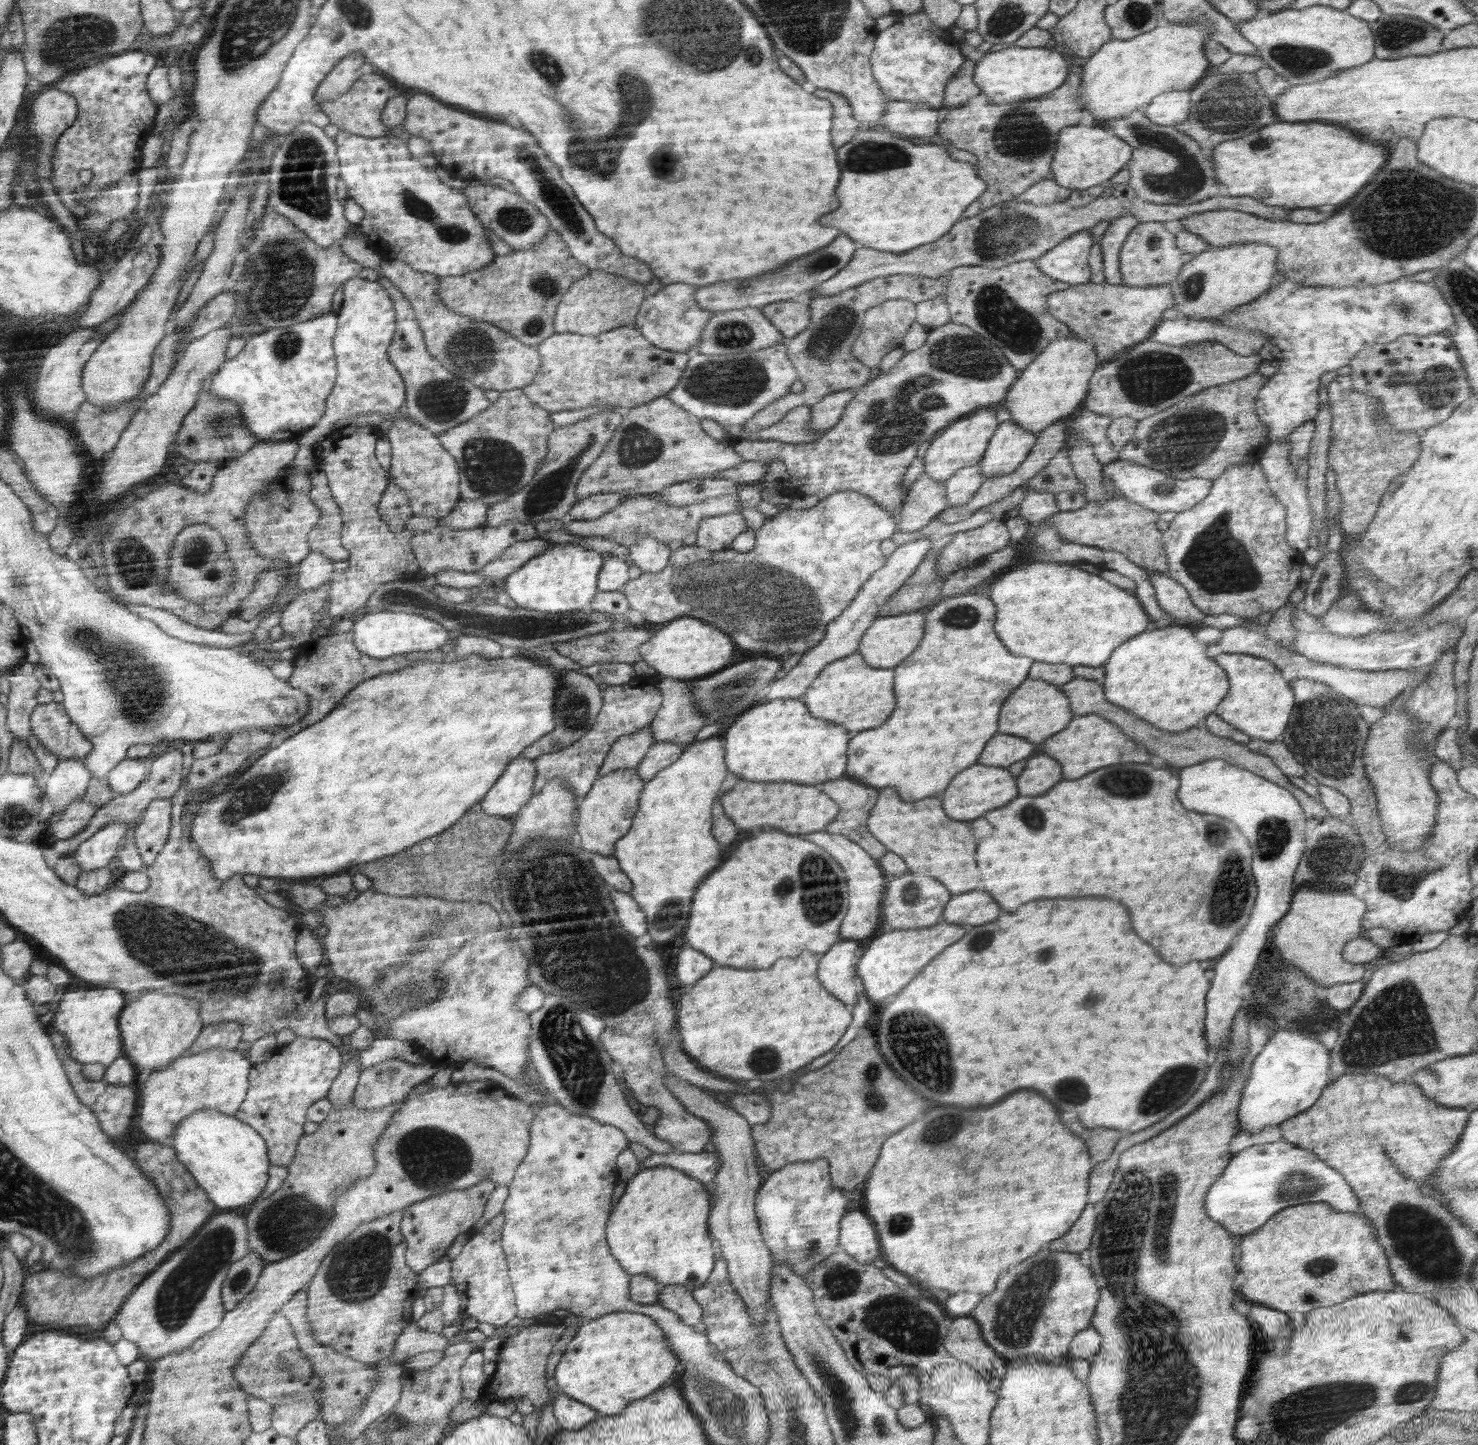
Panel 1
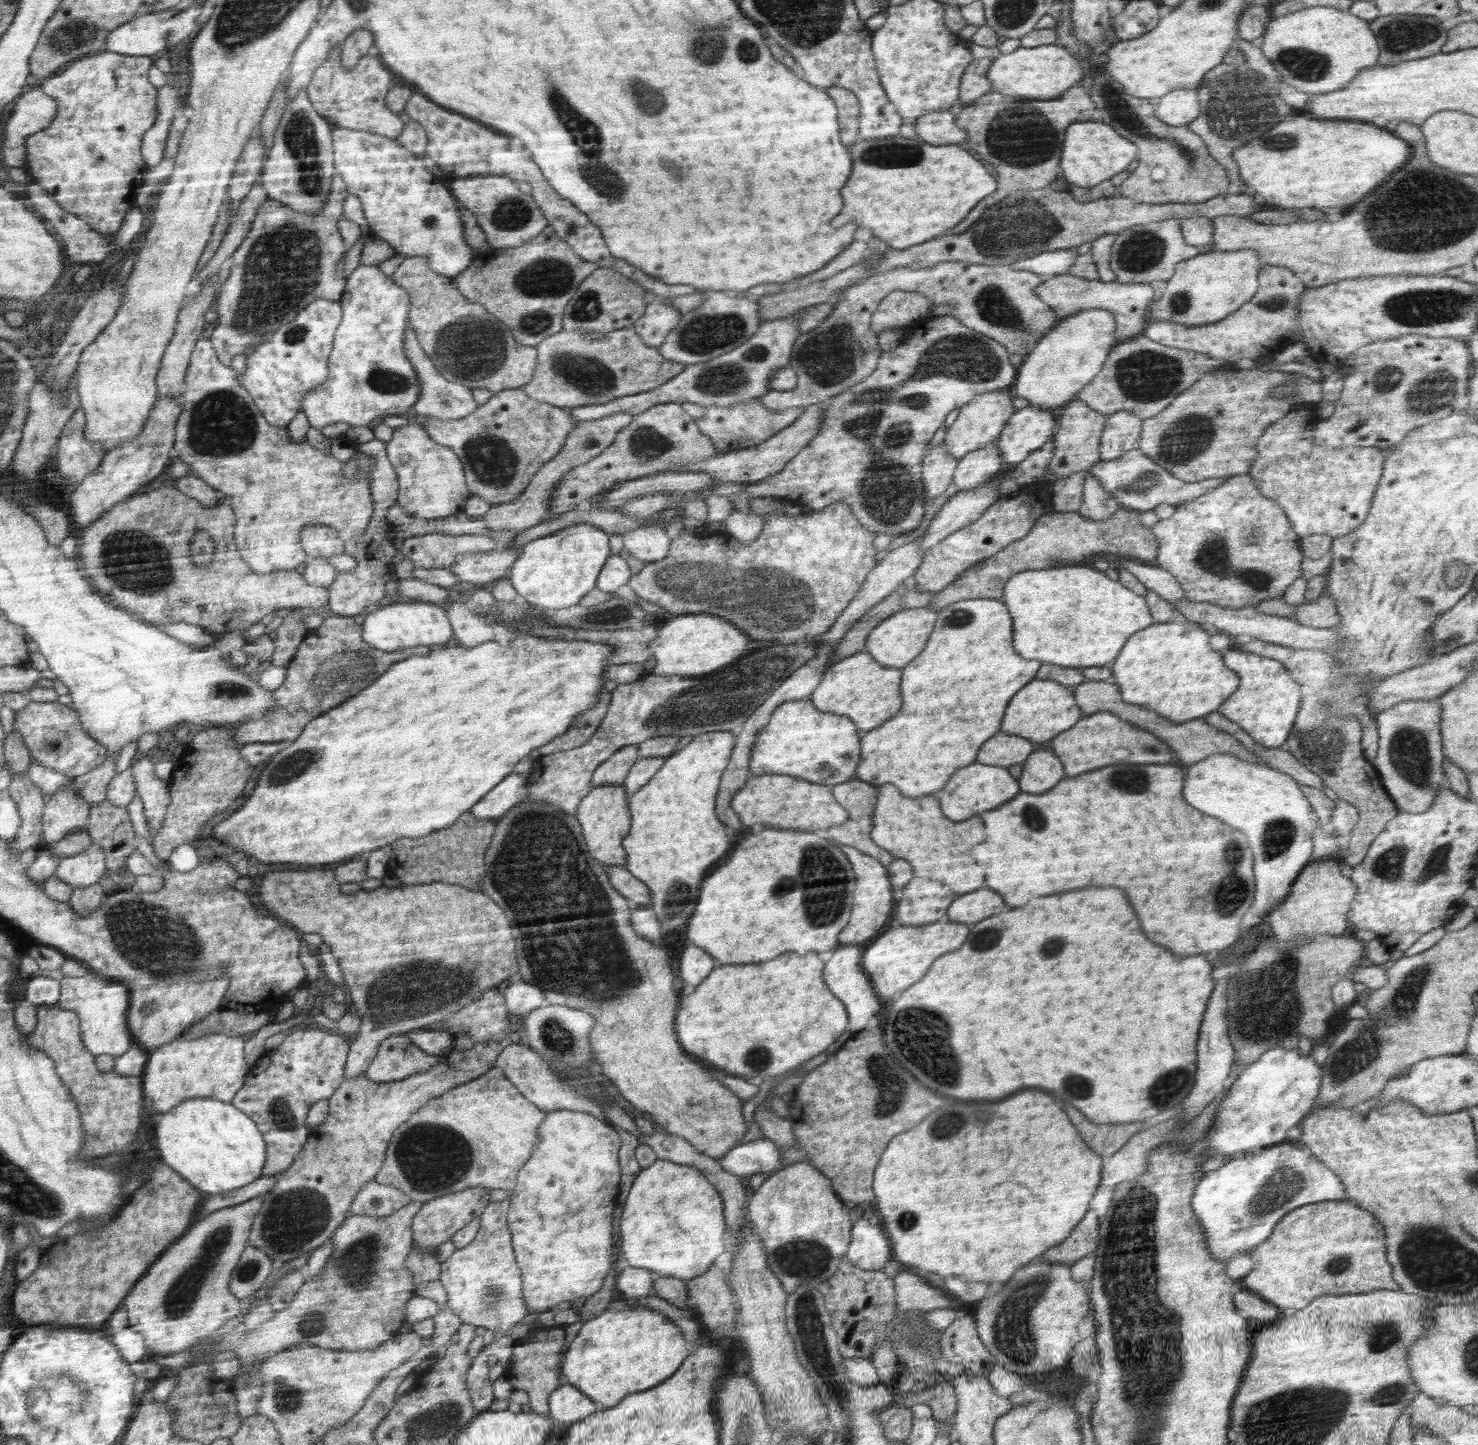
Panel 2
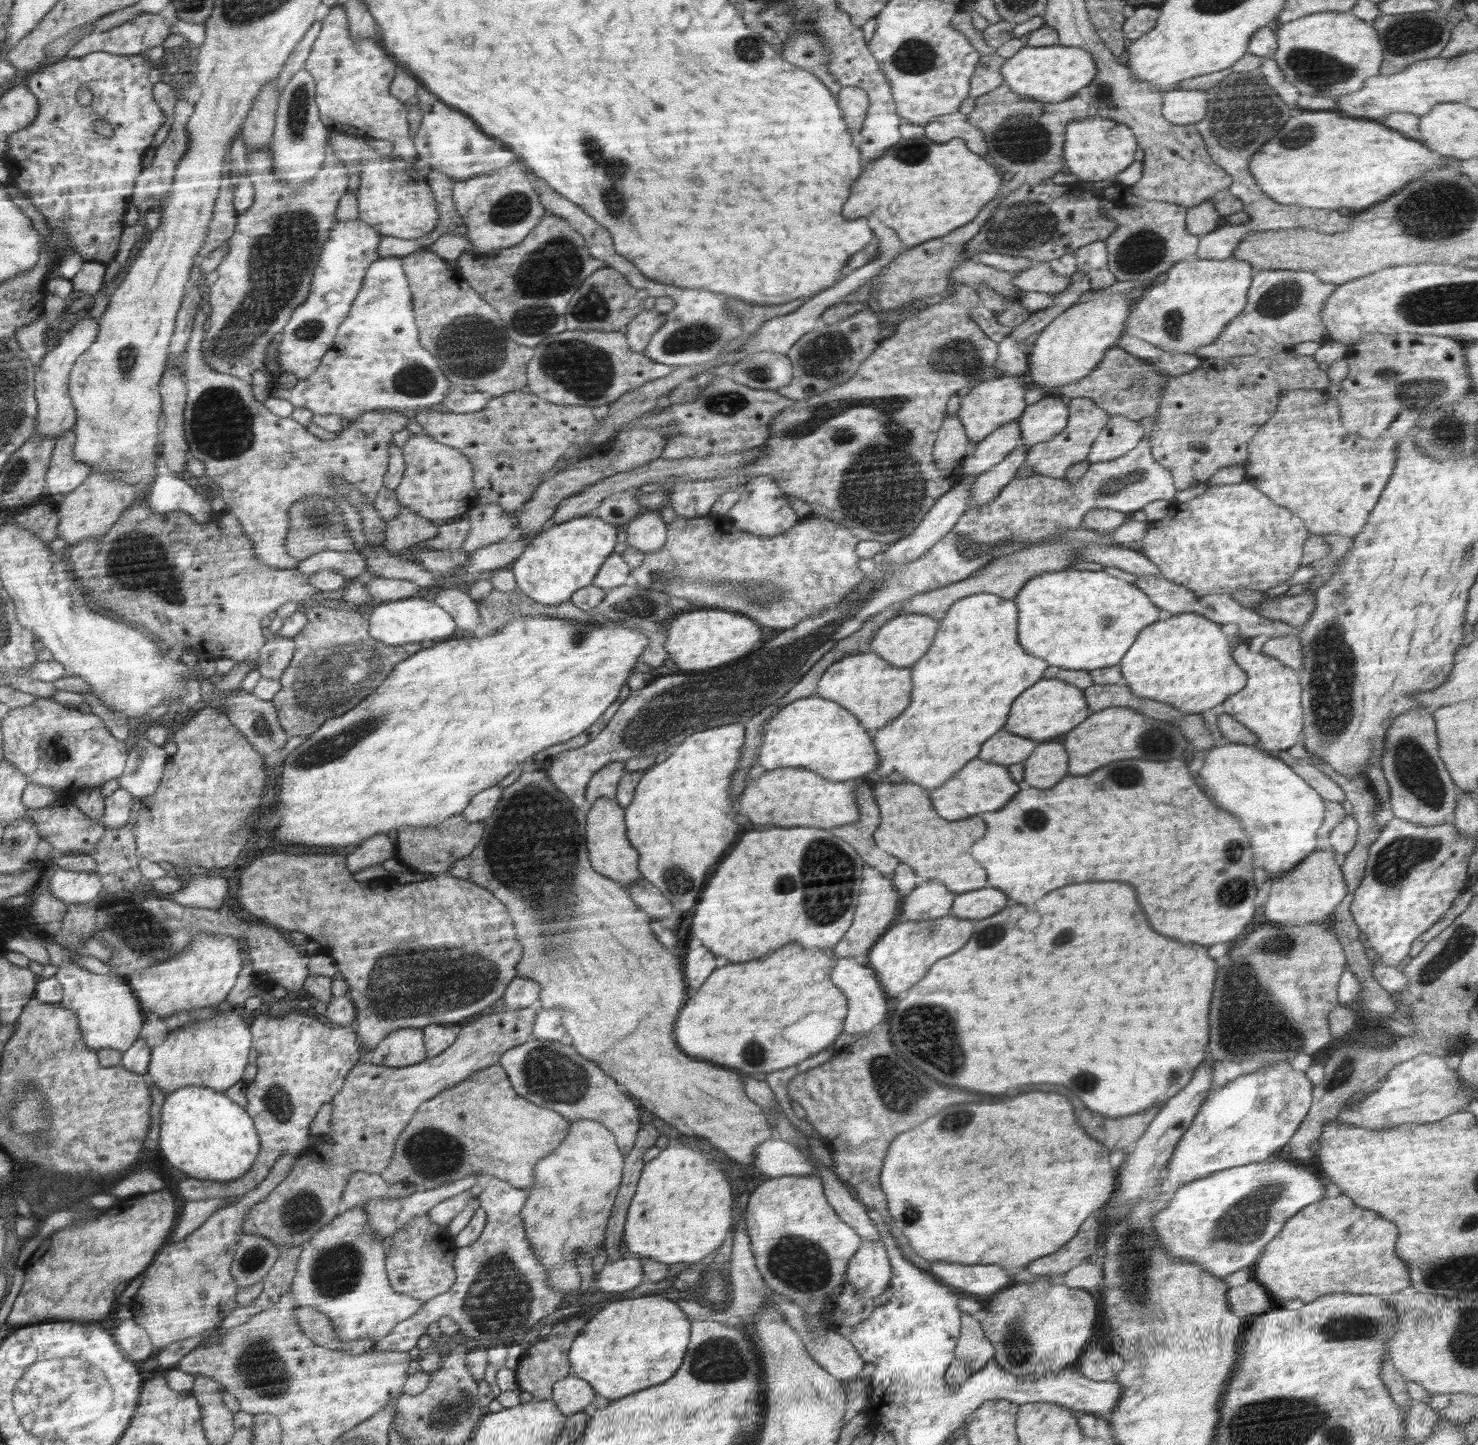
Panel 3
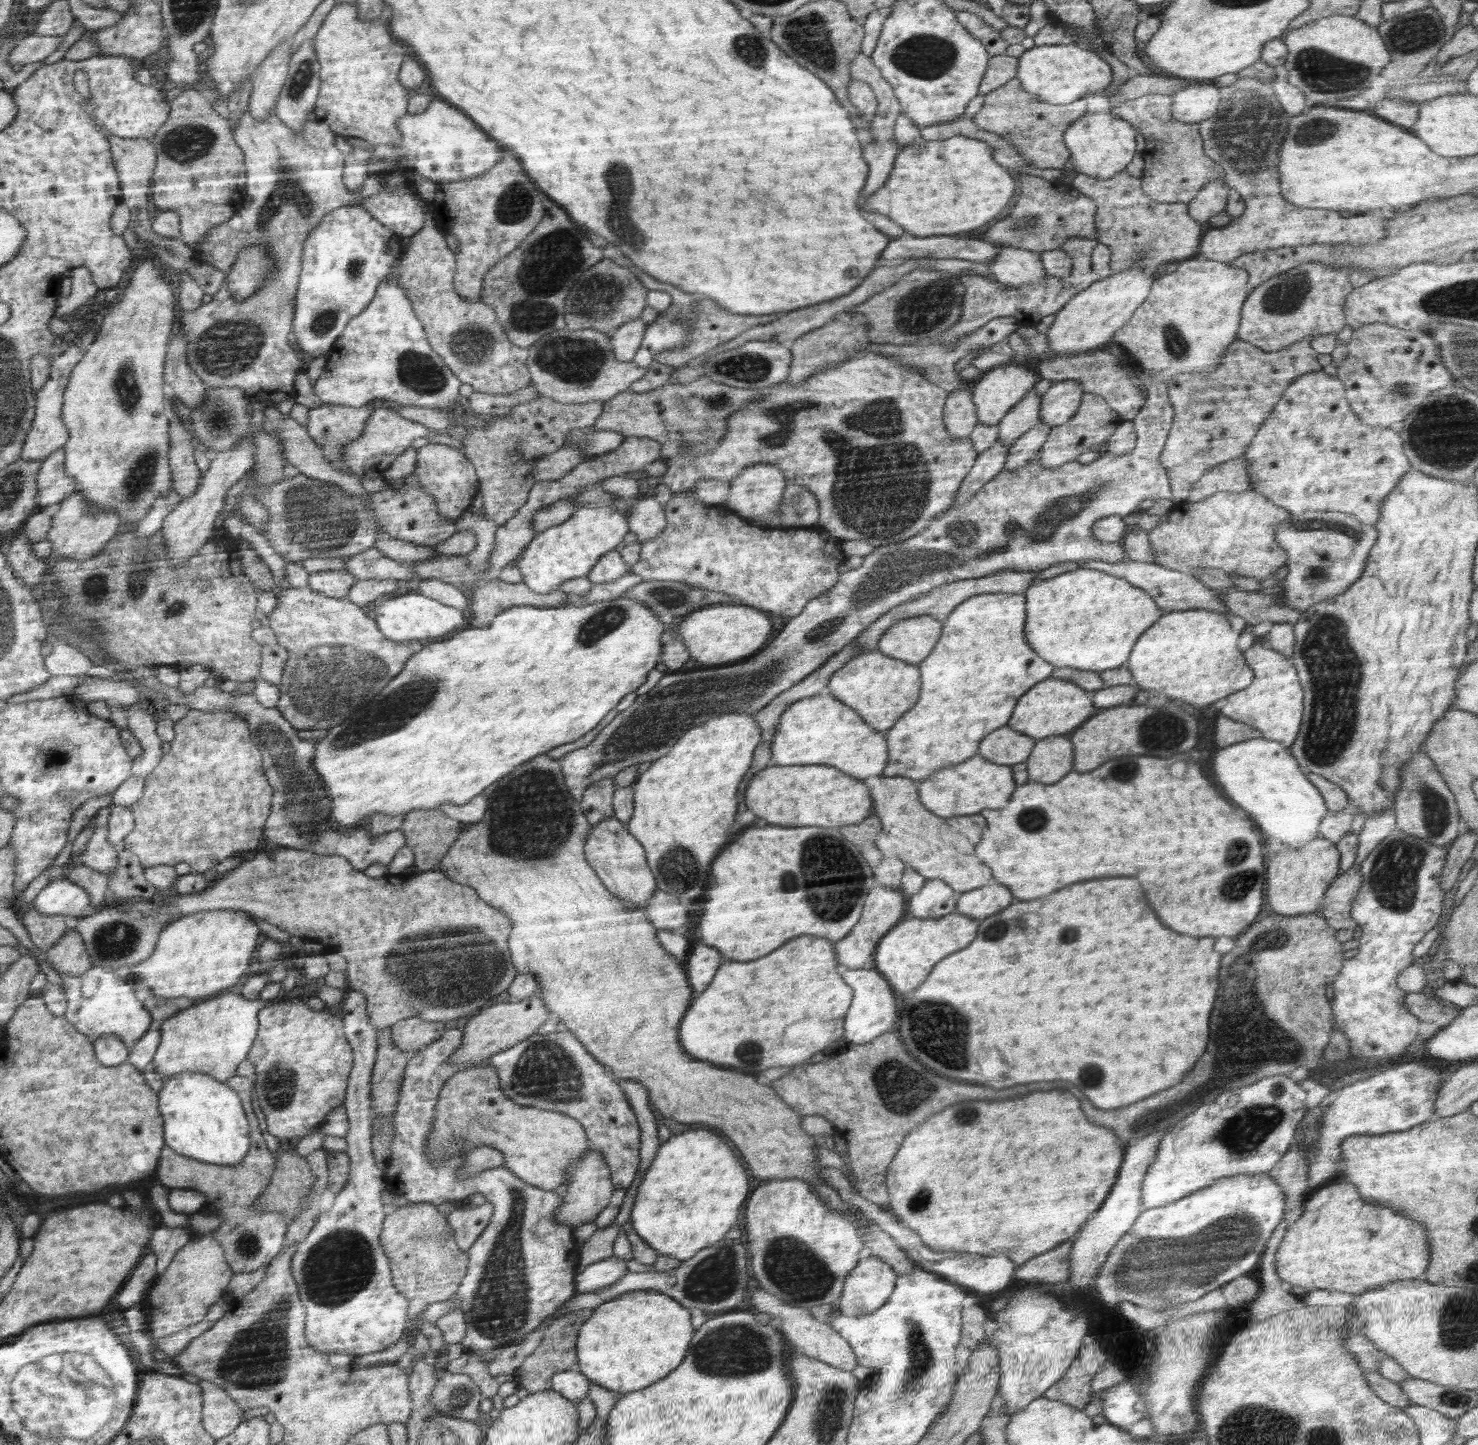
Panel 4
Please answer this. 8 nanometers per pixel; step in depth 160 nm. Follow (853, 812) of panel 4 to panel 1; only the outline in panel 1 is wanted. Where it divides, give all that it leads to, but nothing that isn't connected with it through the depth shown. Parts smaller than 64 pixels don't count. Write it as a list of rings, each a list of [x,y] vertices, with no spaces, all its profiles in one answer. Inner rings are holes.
[[[784,780],[772,782],[737,782],[736,786],[722,796],[724,814],[740,828],[752,830],[754,826],[770,826],[788,834],[810,834],[826,830],[840,810],[835,799],[824,794],[817,785],[806,785]]]

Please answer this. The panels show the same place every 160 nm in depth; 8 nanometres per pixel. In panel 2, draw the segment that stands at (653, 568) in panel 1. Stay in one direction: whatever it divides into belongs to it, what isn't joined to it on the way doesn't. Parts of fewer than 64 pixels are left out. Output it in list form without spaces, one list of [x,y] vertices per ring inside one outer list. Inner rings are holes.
[[[652,523],[642,528],[635,528],[622,534],[624,546],[631,556],[645,563],[656,562],[666,558],[670,540],[666,532]]]

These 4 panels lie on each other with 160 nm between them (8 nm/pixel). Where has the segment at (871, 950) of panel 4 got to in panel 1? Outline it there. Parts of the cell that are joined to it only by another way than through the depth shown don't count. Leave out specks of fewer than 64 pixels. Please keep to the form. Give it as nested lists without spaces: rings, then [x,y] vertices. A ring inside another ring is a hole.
[[[824,830],[808,834],[804,838],[808,838],[810,842],[815,842],[818,846],[823,847],[828,854],[831,854],[847,876],[849,907],[839,928],[841,939],[858,941],[858,938],[870,936],[876,928],[876,922],[880,920],[878,916],[881,915],[881,900],[888,881],[878,861],[871,857],[861,846],[841,834],[832,834]]]

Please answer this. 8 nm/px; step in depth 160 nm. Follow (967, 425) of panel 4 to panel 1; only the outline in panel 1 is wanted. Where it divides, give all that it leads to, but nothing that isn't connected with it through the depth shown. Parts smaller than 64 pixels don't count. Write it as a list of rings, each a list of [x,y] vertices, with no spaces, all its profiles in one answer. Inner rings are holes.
[[[925,472],[914,482],[903,500],[899,515],[901,532],[916,532],[947,508],[944,482],[934,482]]]

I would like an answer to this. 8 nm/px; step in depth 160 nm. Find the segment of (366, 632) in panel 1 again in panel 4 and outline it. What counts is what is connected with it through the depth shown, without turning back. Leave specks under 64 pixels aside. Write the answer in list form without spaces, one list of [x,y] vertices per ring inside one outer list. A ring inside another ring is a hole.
[[[407,588],[402,595],[387,598],[377,608],[375,622],[383,632],[384,638],[394,642],[404,642],[404,640],[424,640],[424,638],[438,638],[438,636],[450,634],[462,624],[462,620],[464,620],[464,614],[460,609],[446,606],[436,599],[427,598],[426,595]]]

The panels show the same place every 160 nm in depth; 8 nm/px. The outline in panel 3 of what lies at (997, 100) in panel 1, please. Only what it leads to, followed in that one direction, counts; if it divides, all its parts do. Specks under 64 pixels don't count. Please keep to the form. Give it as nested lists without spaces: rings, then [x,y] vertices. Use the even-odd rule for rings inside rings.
[[[1024,46],[1000,67],[1004,84],[1017,96],[1039,101],[1062,102],[1076,96],[1080,88],[1090,84],[1096,76],[1097,66],[1089,52],[1076,46]]]

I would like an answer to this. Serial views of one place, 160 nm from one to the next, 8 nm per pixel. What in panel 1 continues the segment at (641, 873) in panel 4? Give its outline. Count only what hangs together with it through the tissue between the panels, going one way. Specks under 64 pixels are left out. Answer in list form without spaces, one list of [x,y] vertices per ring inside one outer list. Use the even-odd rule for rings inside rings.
[[[631,768],[615,770],[600,776],[578,804],[580,817],[576,823],[576,832],[580,847],[592,854],[613,856],[616,842],[626,836],[634,824],[645,783],[637,770]]]

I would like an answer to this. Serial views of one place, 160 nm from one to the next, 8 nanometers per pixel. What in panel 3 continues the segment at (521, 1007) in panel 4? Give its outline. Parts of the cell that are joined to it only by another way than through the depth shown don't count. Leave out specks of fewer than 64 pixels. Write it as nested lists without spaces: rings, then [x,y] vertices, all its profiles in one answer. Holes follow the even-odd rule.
[[[530,1006],[504,1012],[485,1011],[483,1014],[473,1017],[472,1021],[461,1025],[459,1038],[438,1057],[425,1059],[424,1062],[406,1067],[378,1066],[370,1061],[358,1060],[351,1073],[348,1074],[343,1089],[330,1103],[334,1110],[332,1110],[332,1118],[330,1118],[329,1131],[320,1135],[322,1142],[318,1142],[316,1146],[309,1146],[307,1150],[310,1156],[298,1156],[285,1180],[280,1182],[279,1186],[262,1202],[255,1204],[252,1209],[248,1209],[246,1219],[244,1219],[244,1232],[265,1236],[274,1242],[274,1245],[281,1251],[289,1246],[299,1244],[303,1246],[310,1242],[311,1238],[316,1237],[317,1232],[321,1232],[325,1226],[328,1226],[328,1223],[332,1223],[332,1219],[336,1218],[339,1213],[339,1205],[344,1197],[345,1186],[348,1185],[353,1172],[361,1170],[380,1175],[383,1170],[386,1170],[387,1166],[391,1164],[392,1157],[395,1156],[395,1145],[400,1134],[410,1124],[419,1107],[424,1102],[431,1101],[431,1098],[441,1094],[444,1090],[457,1086],[462,1080],[472,1077],[479,1070],[498,1064],[499,1058],[506,1050],[524,1044],[531,1036],[537,1016],[536,1010]]]

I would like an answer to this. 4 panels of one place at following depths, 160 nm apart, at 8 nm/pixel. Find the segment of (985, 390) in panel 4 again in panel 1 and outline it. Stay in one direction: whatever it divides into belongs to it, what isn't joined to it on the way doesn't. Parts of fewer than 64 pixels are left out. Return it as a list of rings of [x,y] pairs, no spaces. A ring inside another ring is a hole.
[[[1002,402],[994,406],[980,408],[941,430],[928,446],[926,454],[923,457],[923,472],[934,482],[945,483],[949,478],[954,476],[957,470],[981,462],[981,458],[987,449],[988,441],[996,432],[999,425],[995,414],[1001,408],[1003,408]]]

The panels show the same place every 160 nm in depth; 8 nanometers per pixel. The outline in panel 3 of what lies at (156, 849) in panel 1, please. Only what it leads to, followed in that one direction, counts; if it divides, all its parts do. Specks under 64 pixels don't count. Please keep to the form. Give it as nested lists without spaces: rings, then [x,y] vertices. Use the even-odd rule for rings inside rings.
[[[144,734],[133,745],[127,768],[118,777],[120,788],[140,799],[152,796],[164,776],[168,760],[169,756],[163,747],[150,744]]]

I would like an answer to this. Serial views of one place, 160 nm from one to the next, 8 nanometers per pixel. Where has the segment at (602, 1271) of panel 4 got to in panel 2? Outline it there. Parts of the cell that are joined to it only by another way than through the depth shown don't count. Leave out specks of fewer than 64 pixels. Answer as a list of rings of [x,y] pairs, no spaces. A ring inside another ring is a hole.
[[[626,1267],[616,1281],[617,1291],[626,1299],[642,1299],[653,1293],[653,1272],[646,1268]]]

